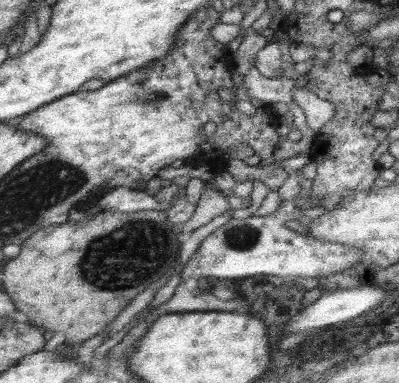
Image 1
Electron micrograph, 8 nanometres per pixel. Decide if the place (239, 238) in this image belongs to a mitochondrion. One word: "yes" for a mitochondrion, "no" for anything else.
yes

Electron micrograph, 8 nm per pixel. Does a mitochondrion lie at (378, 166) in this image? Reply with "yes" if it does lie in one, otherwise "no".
no

